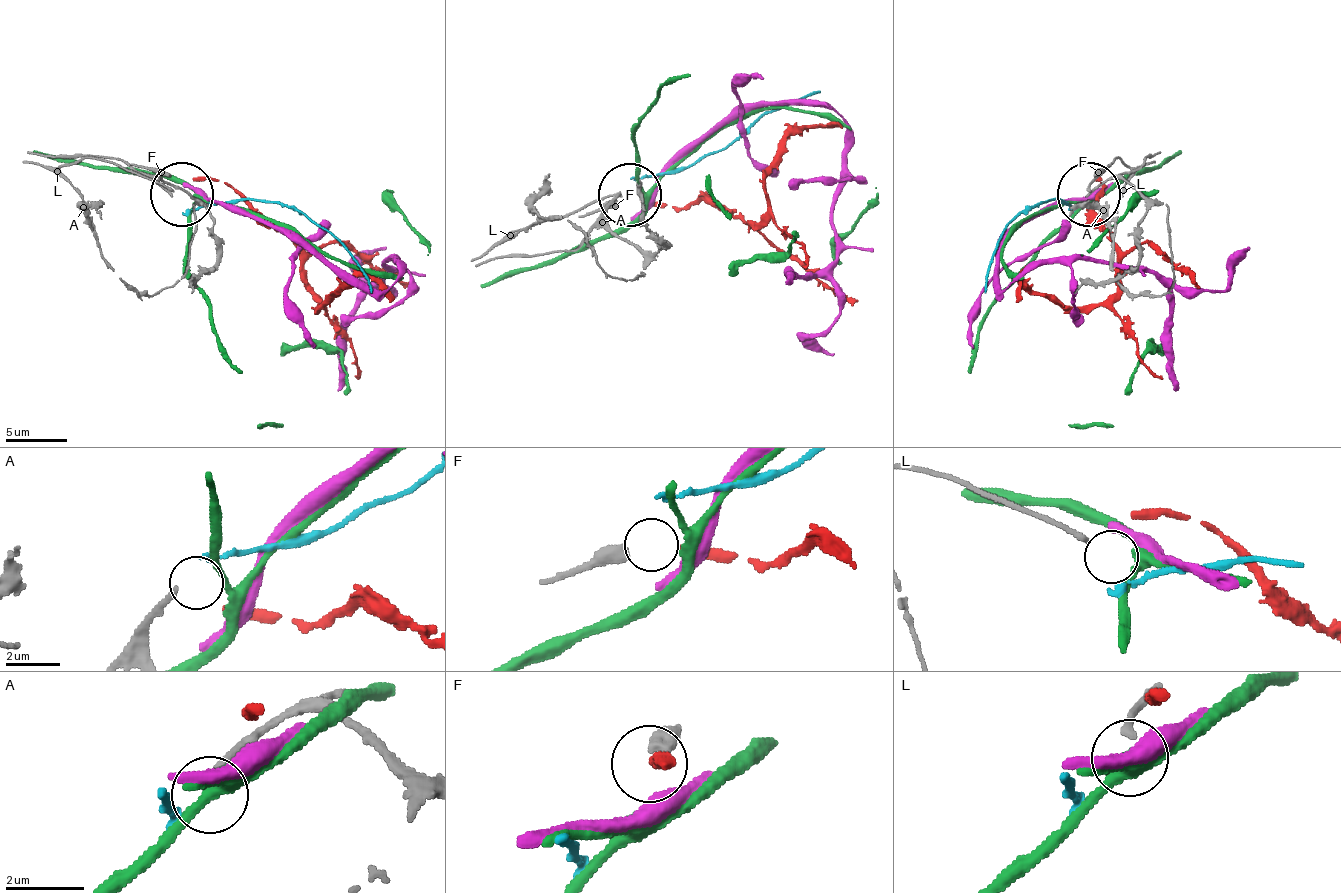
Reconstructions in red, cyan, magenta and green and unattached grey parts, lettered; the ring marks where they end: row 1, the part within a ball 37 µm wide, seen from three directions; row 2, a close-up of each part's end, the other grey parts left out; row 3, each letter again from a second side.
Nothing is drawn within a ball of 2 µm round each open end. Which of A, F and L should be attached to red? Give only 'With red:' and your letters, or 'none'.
With red: F

